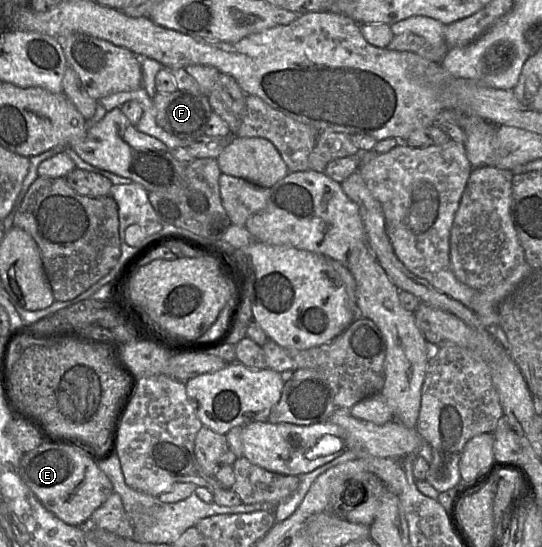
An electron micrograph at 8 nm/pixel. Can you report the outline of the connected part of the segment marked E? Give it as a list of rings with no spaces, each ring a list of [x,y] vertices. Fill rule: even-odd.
[[[42,442],[37,448],[23,454],[19,475],[50,513],[71,526],[89,525],[88,520],[92,514],[114,492],[111,481],[97,463],[80,449],[66,445]]]

